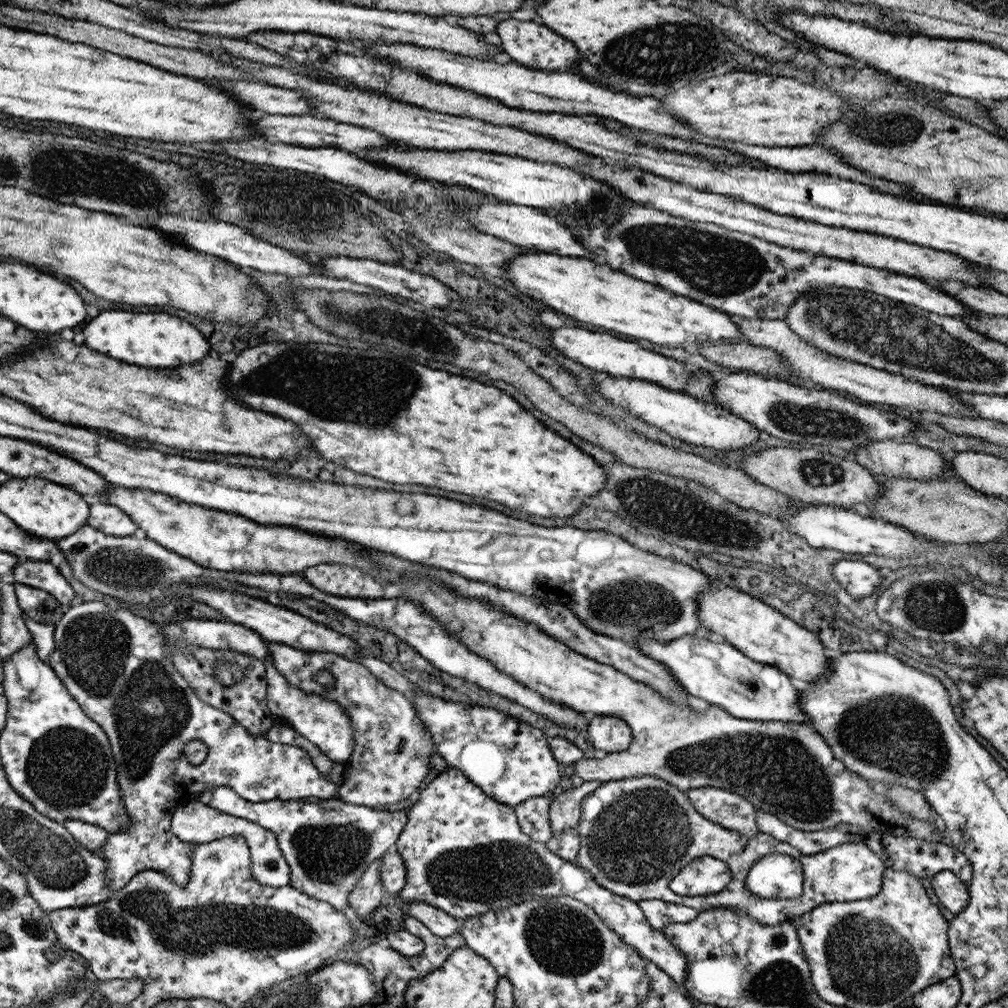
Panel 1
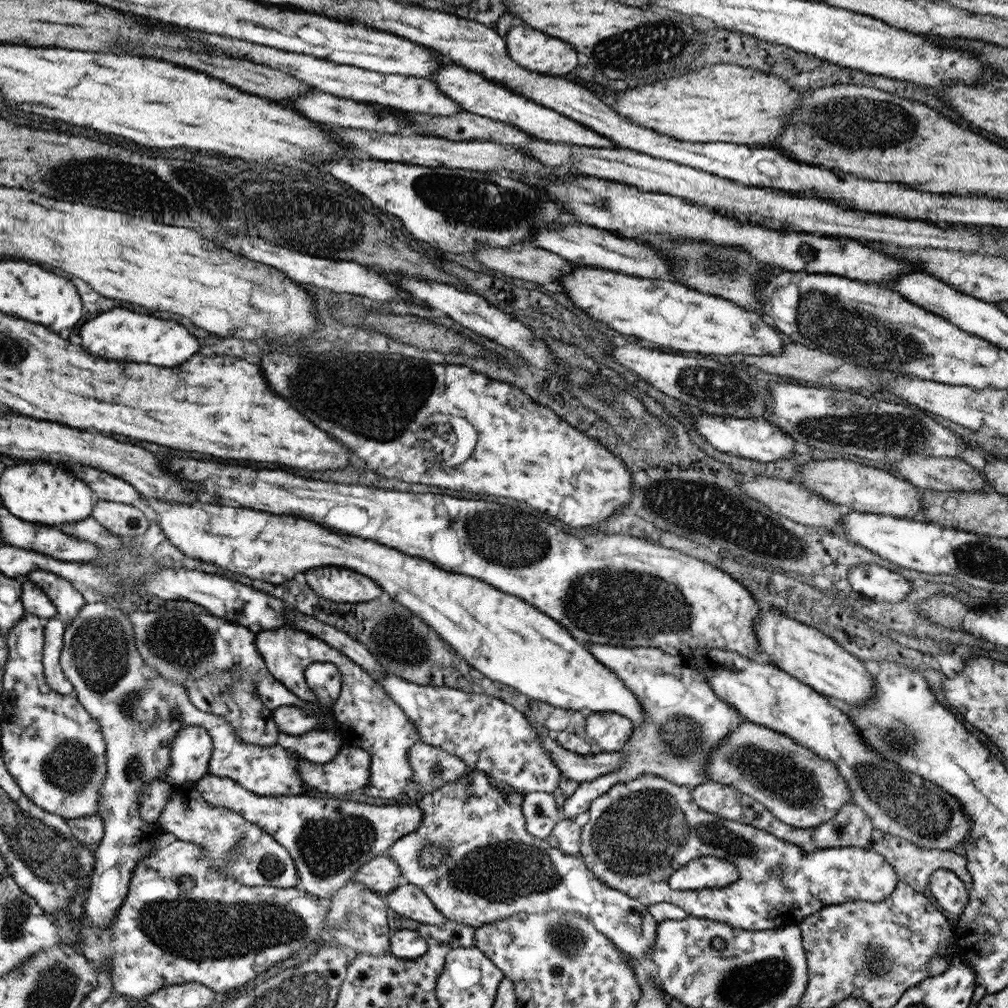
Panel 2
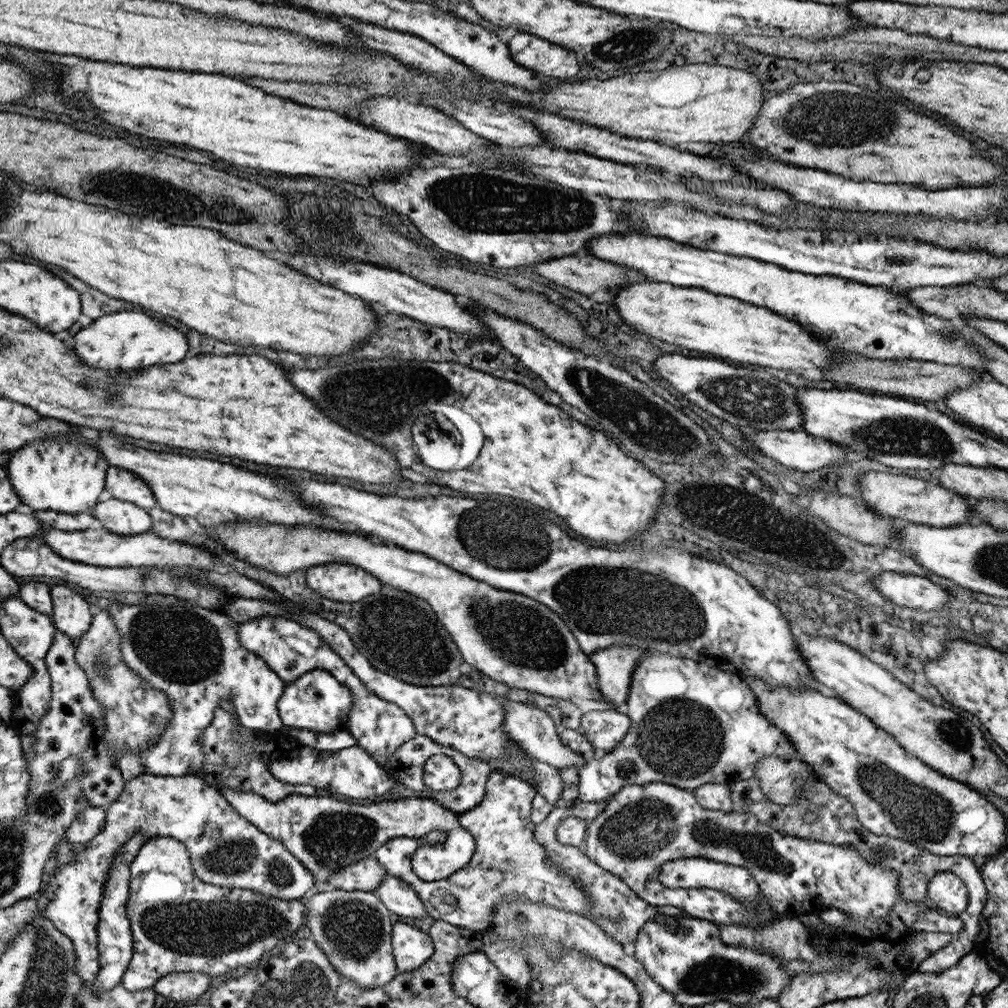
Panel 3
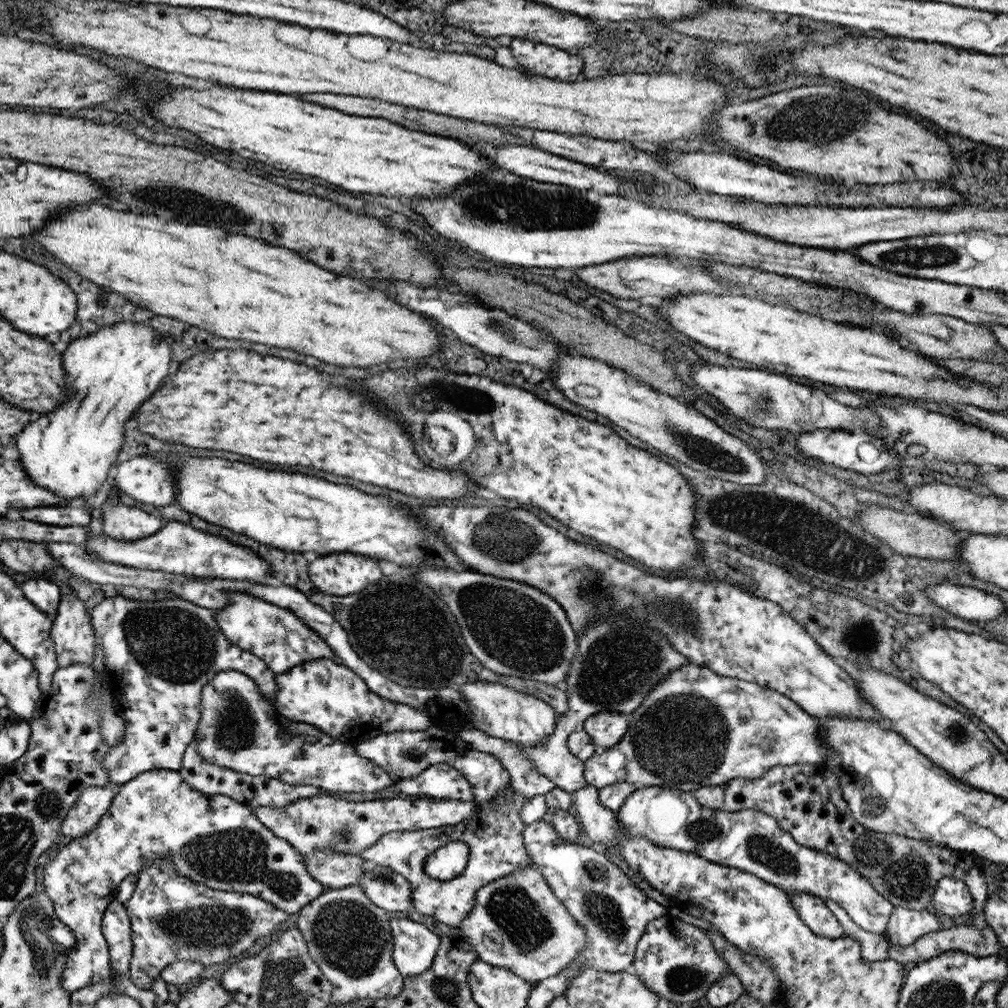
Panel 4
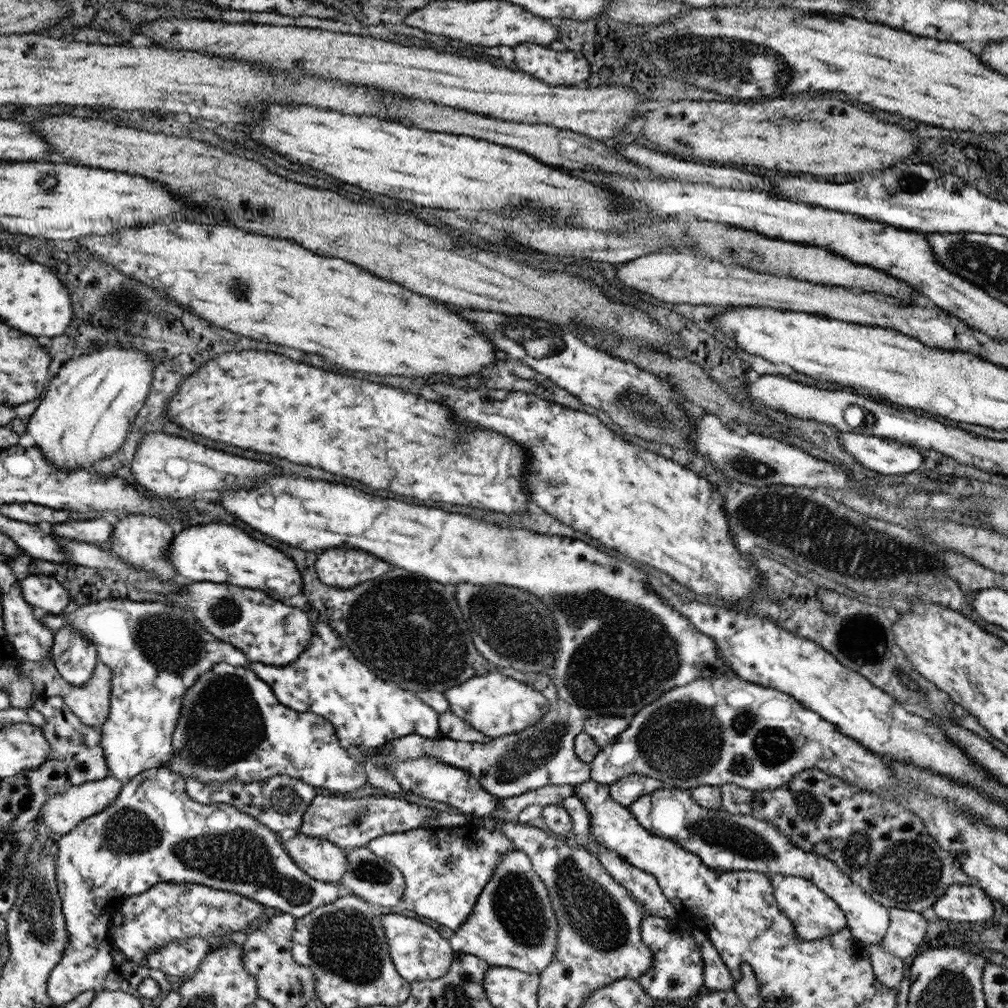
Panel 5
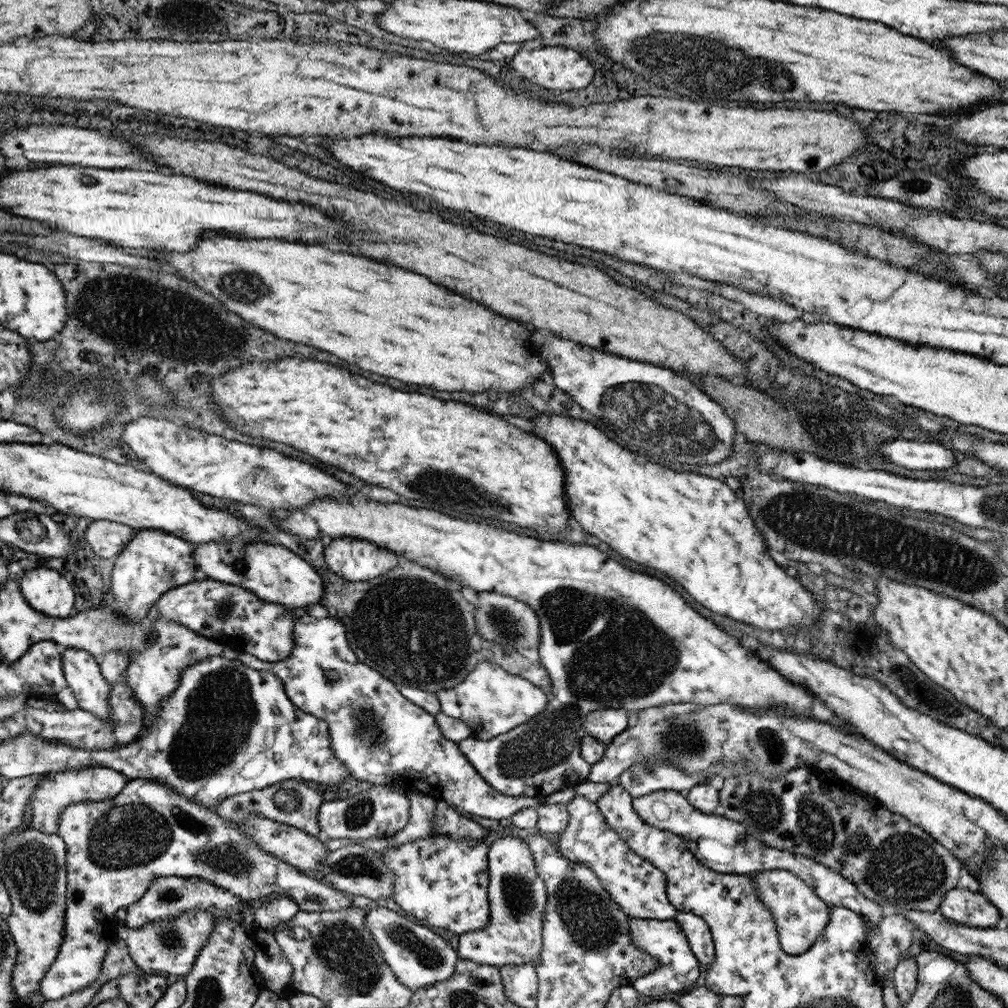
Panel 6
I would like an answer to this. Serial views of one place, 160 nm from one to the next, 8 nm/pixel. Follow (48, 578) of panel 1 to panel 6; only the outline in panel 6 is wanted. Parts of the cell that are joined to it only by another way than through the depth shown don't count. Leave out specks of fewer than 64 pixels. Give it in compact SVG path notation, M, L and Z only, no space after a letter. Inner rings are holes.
M65 648L61 652L61 661L63 675L75 697L78 708L92 712L106 723L112 723L112 720L108 720L110 717L108 712L111 711L111 705L108 704L108 692L111 688L108 681L104 679L98 660L88 652Z

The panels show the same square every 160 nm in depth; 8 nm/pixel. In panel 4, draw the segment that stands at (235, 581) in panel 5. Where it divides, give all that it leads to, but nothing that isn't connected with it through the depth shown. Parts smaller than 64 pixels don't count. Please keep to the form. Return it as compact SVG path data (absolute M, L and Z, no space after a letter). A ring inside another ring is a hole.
M180 521L164 522L155 535L144 539L122 541L105 536L103 533L90 536L85 544L85 551L91 552L103 562L120 564L129 568L161 571L169 575L183 575L201 579L223 579L230 581L243 581L246 583L274 583L271 564L260 556L245 550L235 541L201 532L191 524Z

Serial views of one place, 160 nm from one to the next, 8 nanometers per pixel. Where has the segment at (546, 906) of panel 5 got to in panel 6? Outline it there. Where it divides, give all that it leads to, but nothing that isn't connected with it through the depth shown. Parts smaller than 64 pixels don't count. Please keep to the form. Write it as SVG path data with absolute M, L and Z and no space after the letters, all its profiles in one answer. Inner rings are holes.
M505 836L489 839L488 846L488 904L489 924L476 931L459 935L457 953L462 959L494 967L531 964L540 956L541 929L547 889L536 872L532 850L521 838Z

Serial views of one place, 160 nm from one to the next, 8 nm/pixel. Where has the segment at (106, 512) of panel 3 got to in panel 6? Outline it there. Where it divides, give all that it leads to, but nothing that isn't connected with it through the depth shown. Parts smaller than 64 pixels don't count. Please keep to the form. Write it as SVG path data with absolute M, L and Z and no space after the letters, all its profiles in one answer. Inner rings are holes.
M136 529L133 538L115 556L110 574L109 590L114 596L111 609L123 620L139 624L156 600L171 590L193 580L193 572L199 569L195 563L195 545L172 533L155 529Z

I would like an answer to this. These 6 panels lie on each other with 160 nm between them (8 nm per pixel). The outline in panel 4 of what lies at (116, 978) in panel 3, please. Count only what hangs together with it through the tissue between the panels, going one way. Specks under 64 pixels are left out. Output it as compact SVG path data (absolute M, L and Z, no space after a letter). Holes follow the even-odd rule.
M113 900L113 908L105 912L105 941L109 940L108 953L116 974L128 972L132 958L131 918L121 902Z

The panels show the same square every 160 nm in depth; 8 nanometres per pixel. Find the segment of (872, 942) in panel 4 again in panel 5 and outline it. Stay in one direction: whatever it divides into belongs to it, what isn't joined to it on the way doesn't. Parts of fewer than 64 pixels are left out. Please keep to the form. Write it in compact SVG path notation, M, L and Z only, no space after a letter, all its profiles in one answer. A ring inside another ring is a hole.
M879 944L866 946L865 951L867 951L875 978L886 987L897 987L900 980L903 979L902 960L891 954L885 954Z

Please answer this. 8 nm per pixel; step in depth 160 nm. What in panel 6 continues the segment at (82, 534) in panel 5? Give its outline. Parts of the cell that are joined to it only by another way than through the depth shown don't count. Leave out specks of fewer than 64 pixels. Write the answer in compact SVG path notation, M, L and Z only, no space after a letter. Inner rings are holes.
M97 520L86 533L87 546L102 559L115 558L136 529L110 520Z

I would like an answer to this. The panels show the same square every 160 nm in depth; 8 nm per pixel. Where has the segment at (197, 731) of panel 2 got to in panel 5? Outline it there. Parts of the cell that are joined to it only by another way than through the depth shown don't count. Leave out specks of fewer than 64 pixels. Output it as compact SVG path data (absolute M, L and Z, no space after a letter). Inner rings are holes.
M128 593L117 598L100 597L91 604L77 607L73 612L57 615L38 613L40 619L53 634L59 627L73 627L96 647L99 662L109 667L109 710L107 720L99 726L100 744L106 759L108 774L117 780L127 781L141 771L165 767L174 752L172 734L180 718L181 703L185 691L200 678L204 672L219 663L235 667L250 665L248 656L232 644L217 640L216 637L195 622L191 609L176 607L158 601L135 600Z

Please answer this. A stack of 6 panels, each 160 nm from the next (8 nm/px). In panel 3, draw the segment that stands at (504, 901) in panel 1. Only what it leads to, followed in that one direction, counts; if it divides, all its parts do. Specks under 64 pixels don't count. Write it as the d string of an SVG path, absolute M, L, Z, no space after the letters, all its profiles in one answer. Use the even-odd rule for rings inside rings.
M493 769L487 778L487 792L481 803L457 813L460 827L473 838L474 852L465 867L443 880L420 880L412 872L411 862L419 846L433 846L446 841L445 831L434 830L420 839L391 839L373 857L380 861L388 875L400 878L416 889L428 917L448 921L459 928L481 931L489 926L494 906L504 896L522 896L589 919L590 904L582 886L575 884L567 874L561 874L545 848L536 842L531 822L532 800L536 793L536 789L525 781Z

